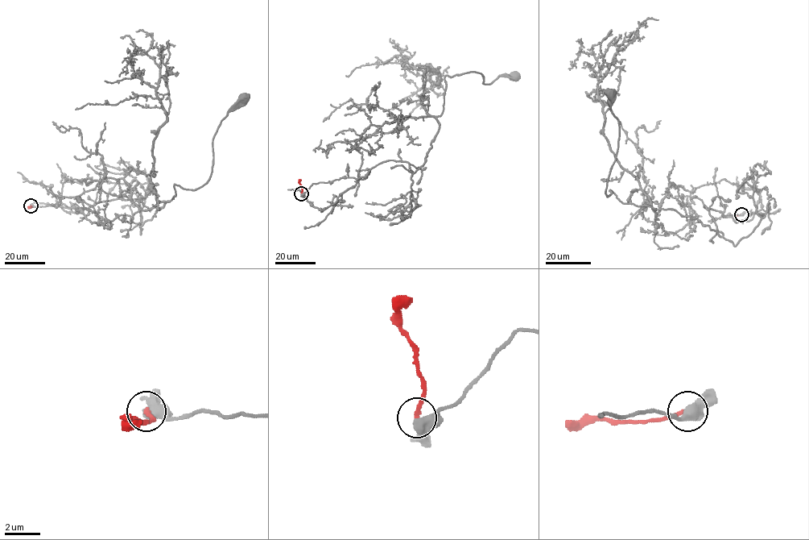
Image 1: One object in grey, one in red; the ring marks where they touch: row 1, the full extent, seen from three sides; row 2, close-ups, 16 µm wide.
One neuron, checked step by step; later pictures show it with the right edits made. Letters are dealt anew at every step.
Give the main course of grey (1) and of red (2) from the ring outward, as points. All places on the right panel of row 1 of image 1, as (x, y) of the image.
1: (741, 214), (703, 206), (720, 236), (675, 210), (622, 203), (611, 191), (607, 196), (619, 137), (610, 93)
2: (741, 214), (725, 215)

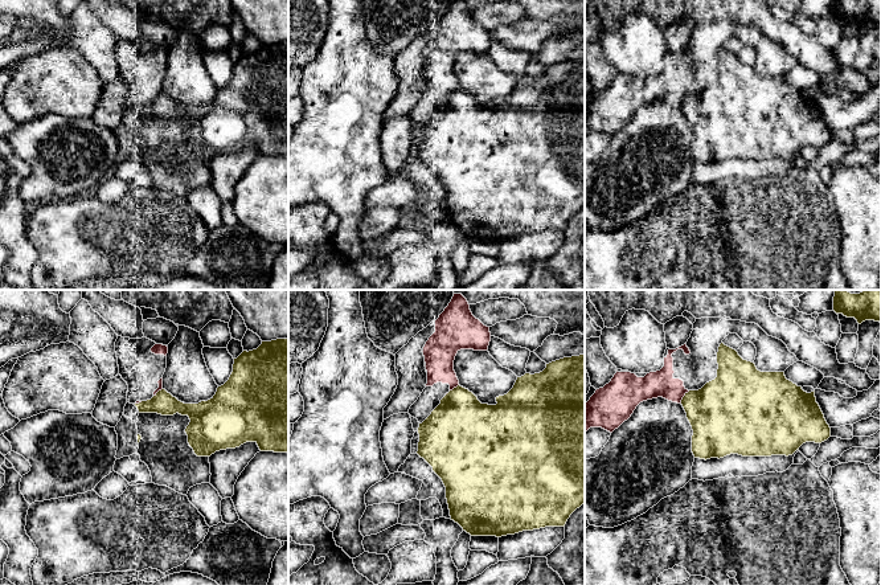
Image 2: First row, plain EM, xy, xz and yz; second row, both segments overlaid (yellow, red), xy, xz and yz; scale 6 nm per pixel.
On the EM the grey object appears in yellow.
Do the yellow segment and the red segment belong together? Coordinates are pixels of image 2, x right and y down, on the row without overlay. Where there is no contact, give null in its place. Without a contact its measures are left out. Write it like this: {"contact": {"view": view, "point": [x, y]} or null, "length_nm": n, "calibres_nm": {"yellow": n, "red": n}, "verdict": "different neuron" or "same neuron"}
{"contact": {"view": "yz", "point": [683, 101]}, "length_nm": 100, "calibres_nm": {"yellow": 380, "red": 160}, "verdict": "different neuron"}

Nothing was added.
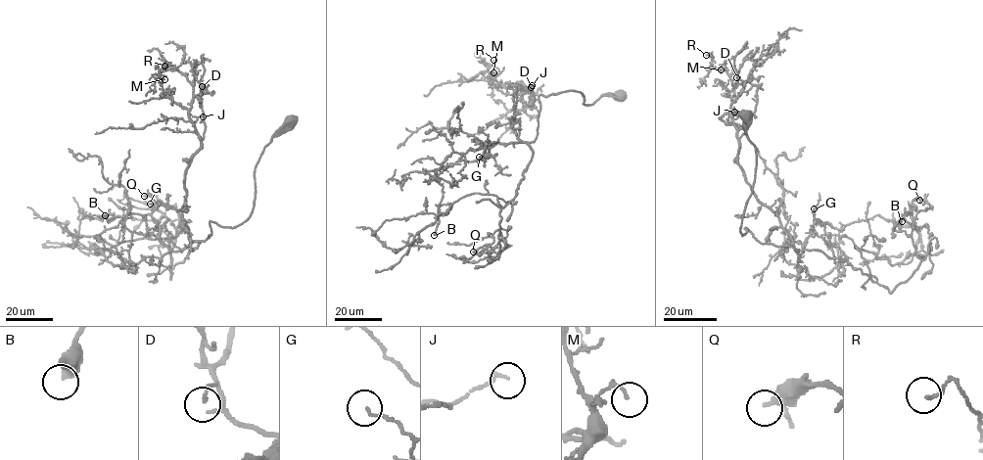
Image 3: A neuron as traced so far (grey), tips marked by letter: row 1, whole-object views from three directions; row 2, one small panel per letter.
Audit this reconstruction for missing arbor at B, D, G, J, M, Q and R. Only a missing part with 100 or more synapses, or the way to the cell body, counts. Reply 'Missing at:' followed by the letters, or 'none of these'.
Missing at: none of these

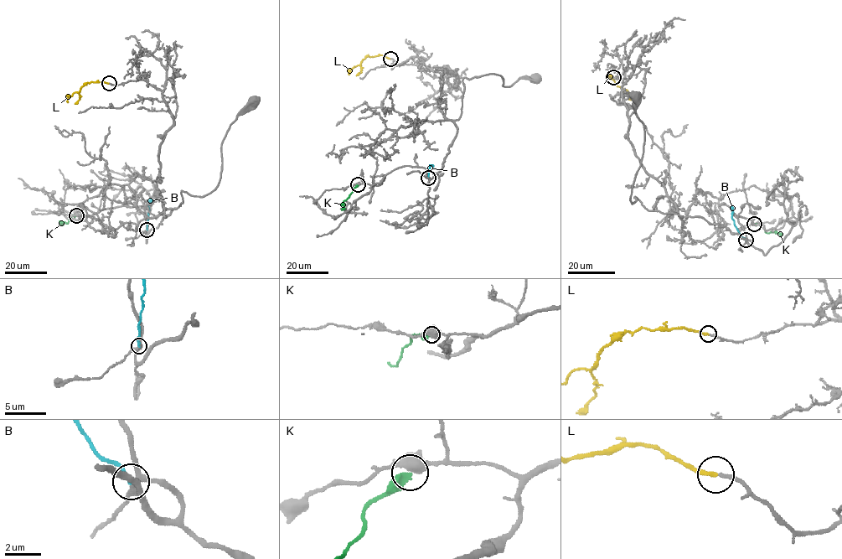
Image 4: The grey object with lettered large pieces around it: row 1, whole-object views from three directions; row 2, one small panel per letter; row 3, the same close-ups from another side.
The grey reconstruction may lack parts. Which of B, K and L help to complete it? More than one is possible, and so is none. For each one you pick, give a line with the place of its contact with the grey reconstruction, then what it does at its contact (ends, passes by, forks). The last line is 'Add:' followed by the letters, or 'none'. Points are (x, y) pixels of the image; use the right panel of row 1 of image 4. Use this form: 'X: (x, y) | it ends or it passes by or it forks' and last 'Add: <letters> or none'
L: (613, 77) | it ends
Add: L

